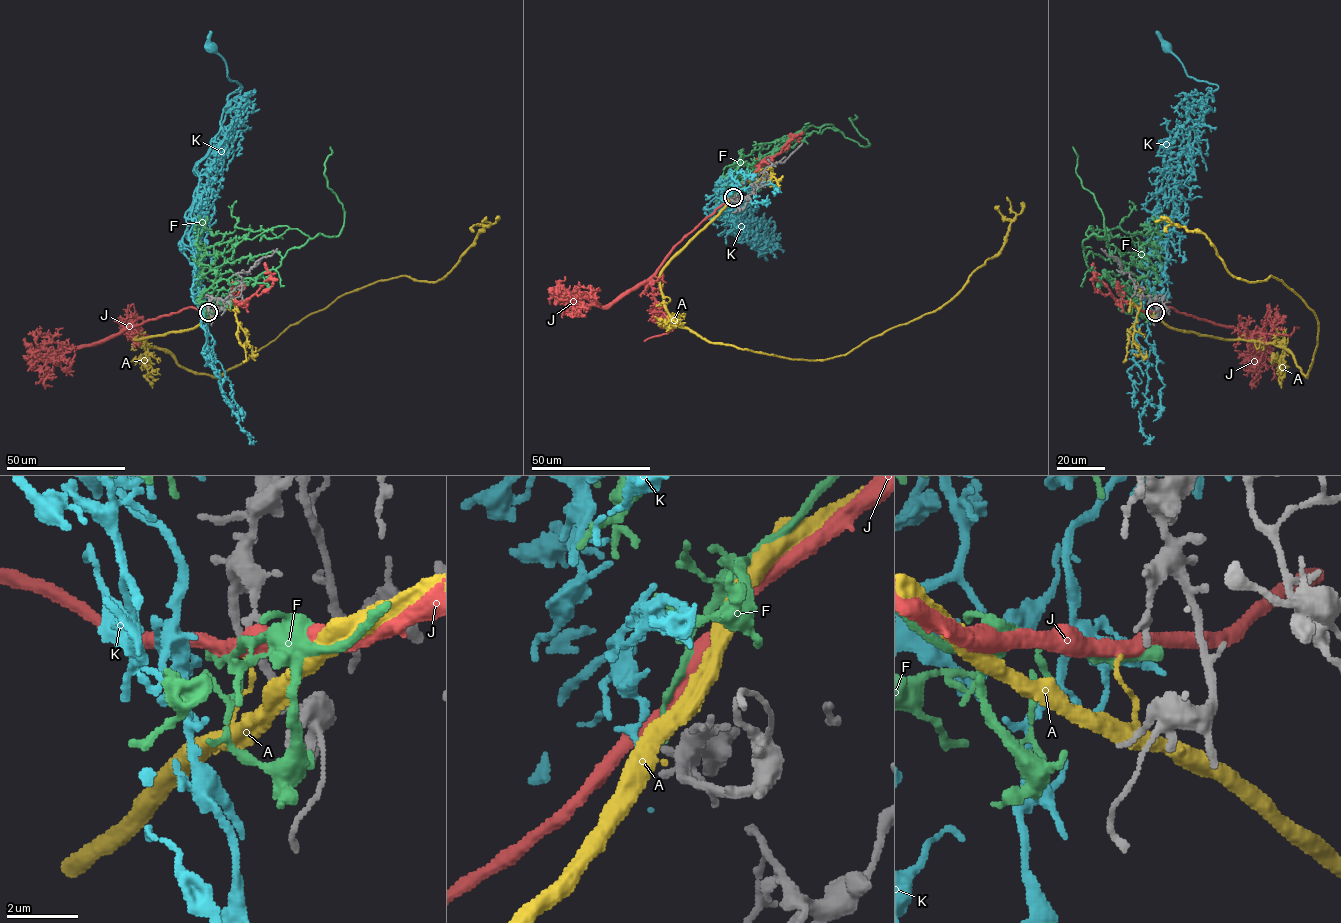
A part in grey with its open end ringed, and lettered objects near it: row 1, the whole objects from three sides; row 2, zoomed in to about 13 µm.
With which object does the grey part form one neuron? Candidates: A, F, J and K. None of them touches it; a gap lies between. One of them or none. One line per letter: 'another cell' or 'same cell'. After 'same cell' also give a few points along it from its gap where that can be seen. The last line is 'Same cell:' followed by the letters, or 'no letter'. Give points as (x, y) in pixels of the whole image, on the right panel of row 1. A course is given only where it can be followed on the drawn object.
A: another cell
F: same cell; course (1155, 312), (1142, 312), (1089, 268), (1082, 242), (1090, 226), (1098, 239), (1141, 255), (1158, 226)
J: another cell
K: another cell
Same cell: F

